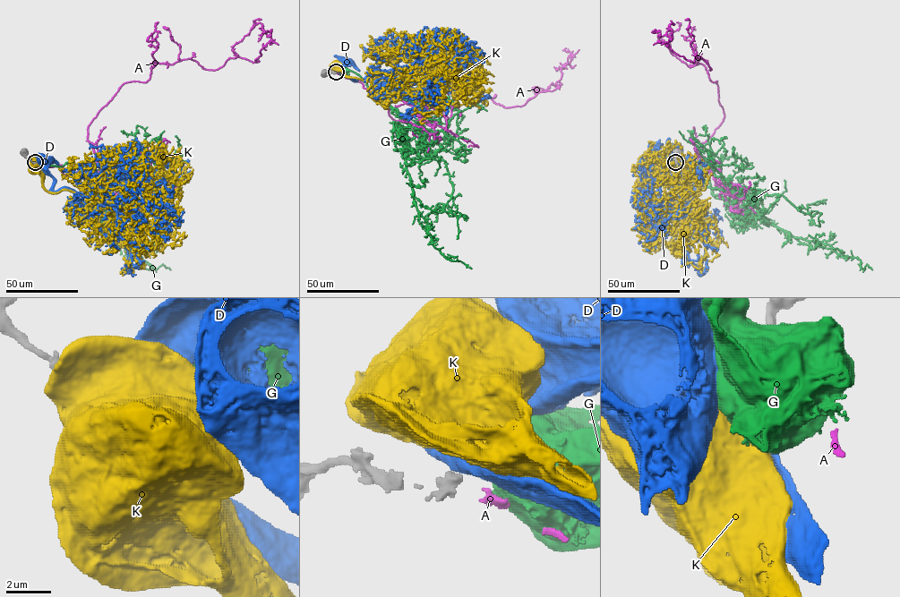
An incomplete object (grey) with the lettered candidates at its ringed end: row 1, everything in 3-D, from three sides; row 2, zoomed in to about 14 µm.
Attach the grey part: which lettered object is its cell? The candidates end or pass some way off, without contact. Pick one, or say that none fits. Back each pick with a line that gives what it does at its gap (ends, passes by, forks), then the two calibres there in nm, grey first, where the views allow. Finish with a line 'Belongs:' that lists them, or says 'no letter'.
A: It ends there. Thickness 550 nm (grey) against 420 nm
Belongs: A

